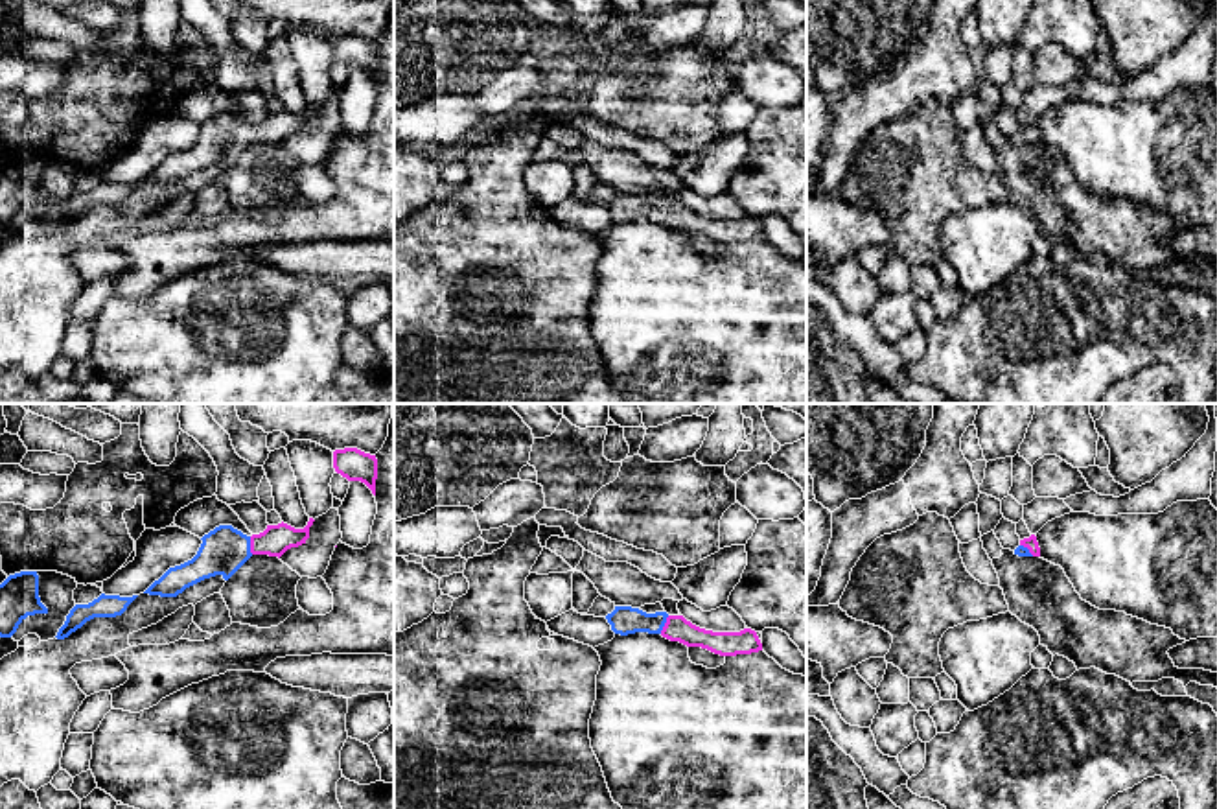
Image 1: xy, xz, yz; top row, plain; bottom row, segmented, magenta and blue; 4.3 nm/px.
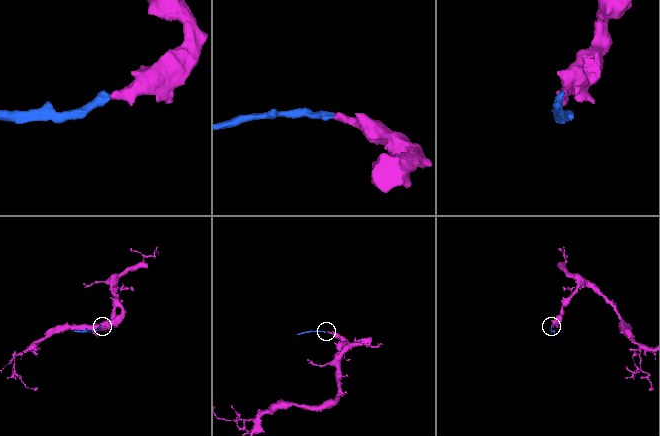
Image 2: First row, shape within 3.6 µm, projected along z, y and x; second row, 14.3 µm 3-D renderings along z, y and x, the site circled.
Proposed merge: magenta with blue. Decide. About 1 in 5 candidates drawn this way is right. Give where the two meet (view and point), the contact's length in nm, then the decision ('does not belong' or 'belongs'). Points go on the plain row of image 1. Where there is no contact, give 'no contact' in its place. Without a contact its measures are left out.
contact xy (251, 133); length 80 nm; belongs

